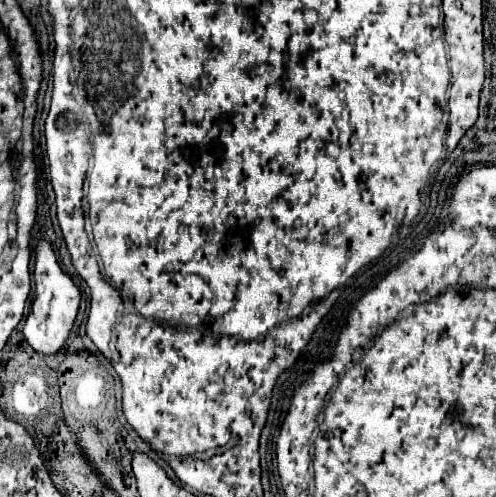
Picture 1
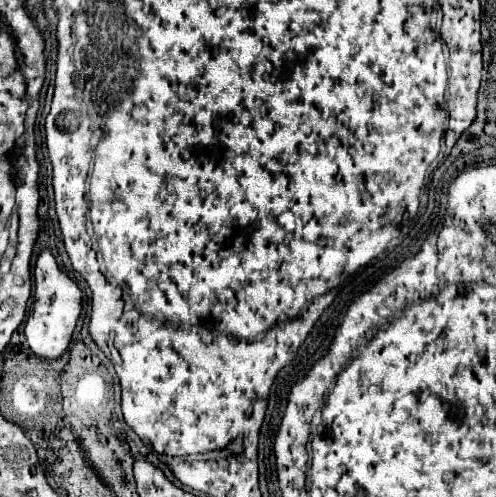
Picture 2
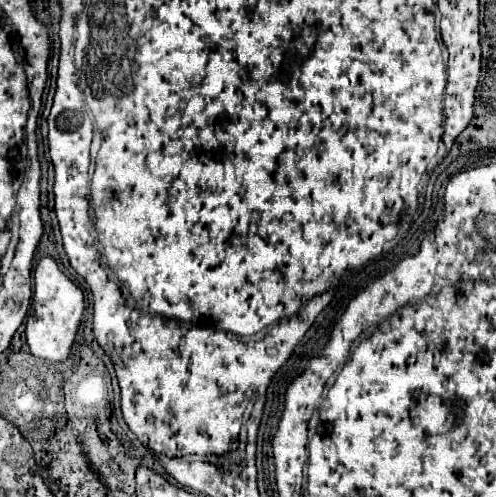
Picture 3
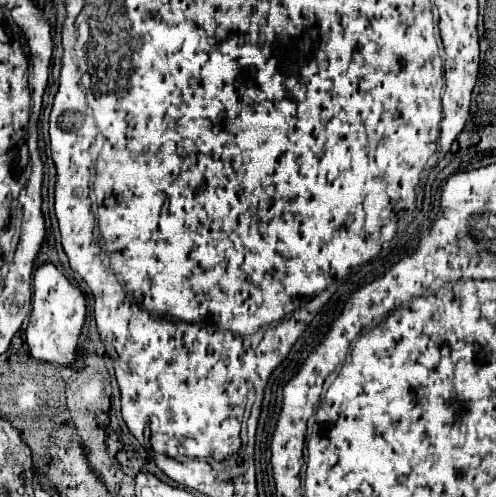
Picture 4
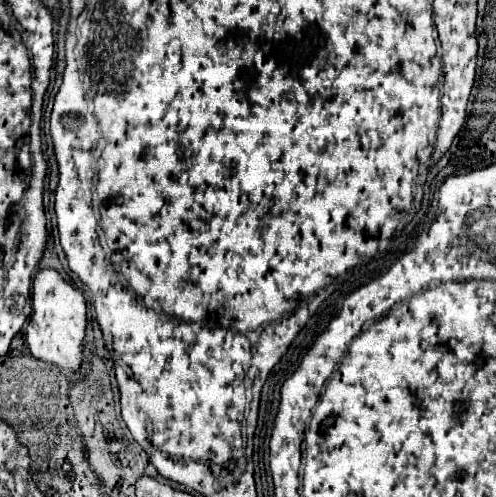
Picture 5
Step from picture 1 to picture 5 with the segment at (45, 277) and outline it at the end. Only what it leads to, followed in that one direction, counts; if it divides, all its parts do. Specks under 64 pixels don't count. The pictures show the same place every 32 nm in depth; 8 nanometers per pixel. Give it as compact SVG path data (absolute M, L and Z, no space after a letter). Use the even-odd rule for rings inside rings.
M40 270L32 288L32 316L26 328L26 342L34 358L50 362L62 370L78 372L84 360L86 302L80 290L68 284L56 270Z

